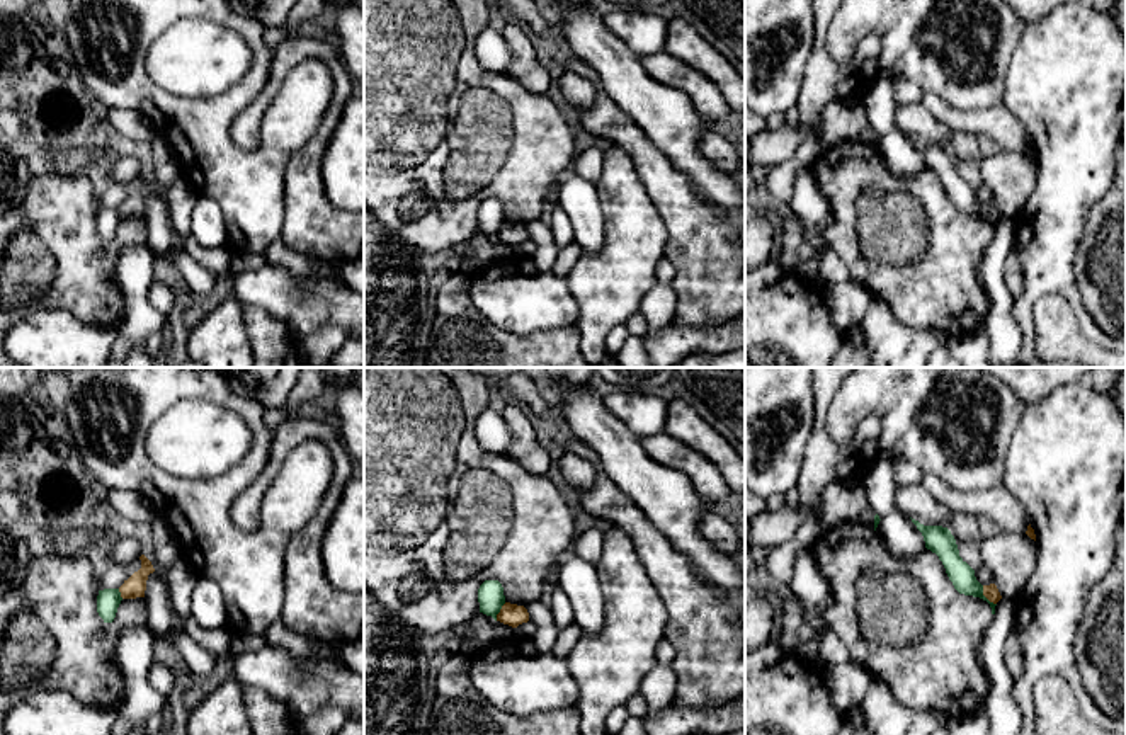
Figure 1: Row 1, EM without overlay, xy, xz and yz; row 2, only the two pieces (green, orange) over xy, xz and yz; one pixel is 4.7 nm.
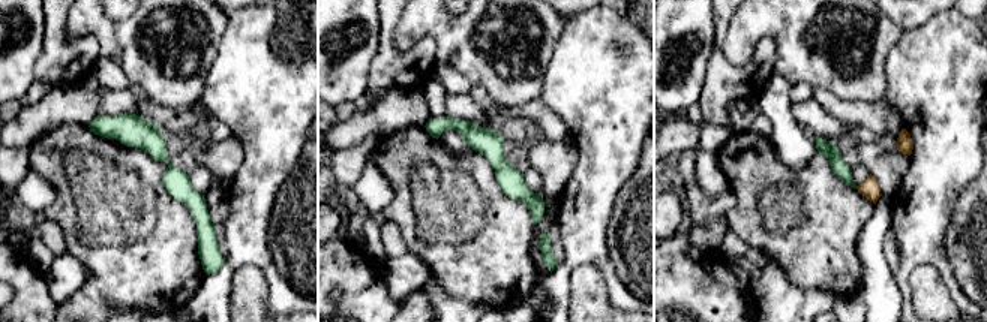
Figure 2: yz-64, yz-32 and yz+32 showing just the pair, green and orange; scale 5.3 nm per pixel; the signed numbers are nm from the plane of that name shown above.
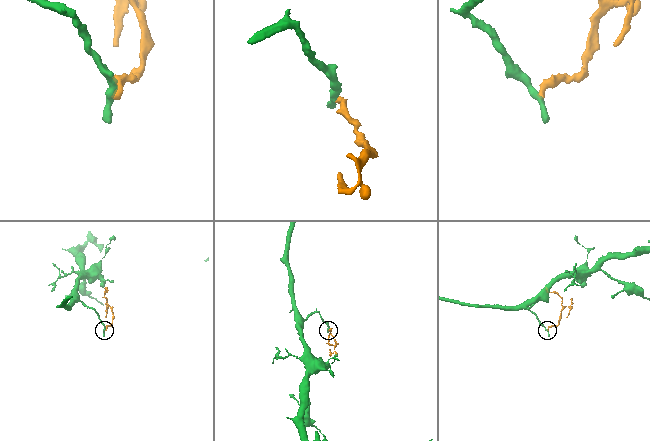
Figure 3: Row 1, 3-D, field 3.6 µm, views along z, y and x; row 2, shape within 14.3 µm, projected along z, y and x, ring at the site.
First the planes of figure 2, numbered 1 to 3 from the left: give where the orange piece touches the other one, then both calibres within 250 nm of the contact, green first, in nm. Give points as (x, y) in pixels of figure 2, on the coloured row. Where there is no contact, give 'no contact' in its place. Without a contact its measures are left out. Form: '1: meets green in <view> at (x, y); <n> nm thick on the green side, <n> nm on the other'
1: no contact
2: no contact
3: no contact

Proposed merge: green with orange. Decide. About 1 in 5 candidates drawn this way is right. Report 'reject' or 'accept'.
reject

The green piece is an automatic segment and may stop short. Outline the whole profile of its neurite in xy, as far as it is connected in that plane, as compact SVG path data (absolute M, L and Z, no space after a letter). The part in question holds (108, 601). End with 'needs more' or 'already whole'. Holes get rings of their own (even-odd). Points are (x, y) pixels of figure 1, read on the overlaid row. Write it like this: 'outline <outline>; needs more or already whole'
outline M104 589L97 595L97 612L104 623L112 623L122 597L119 589Z; already whole

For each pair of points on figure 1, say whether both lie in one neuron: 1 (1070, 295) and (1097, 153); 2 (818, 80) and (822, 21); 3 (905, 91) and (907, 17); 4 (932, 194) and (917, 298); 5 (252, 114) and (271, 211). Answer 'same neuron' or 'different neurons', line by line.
1: same neuron
2: same neuron
3: different neurons
4: same neuron
5: different neurons

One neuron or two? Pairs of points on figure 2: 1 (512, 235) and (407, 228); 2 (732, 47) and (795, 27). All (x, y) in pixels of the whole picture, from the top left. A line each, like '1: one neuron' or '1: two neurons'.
1: one neuron
2: one neuron

